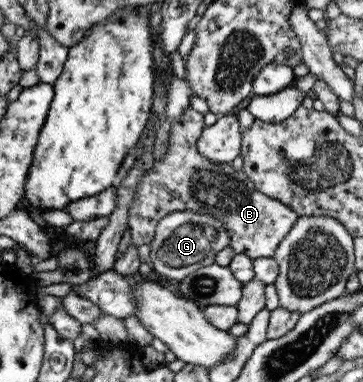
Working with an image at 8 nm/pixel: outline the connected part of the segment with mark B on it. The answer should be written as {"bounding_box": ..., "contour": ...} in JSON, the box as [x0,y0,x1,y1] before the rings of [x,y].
{"bounding_box":[117,107,297,260],"contour":[[[188,107],[171,123],[165,154],[141,174],[136,184],[117,253],[125,253],[129,245],[147,245],[153,239],[157,222],[170,212],[179,210],[202,212],[219,219],[221,232],[229,237],[228,248],[234,254],[251,260],[273,257],[283,236],[293,228],[297,220],[295,211],[255,190],[241,169],[234,169],[230,163],[214,163],[196,151],[196,140],[205,127],[202,116]]]}

